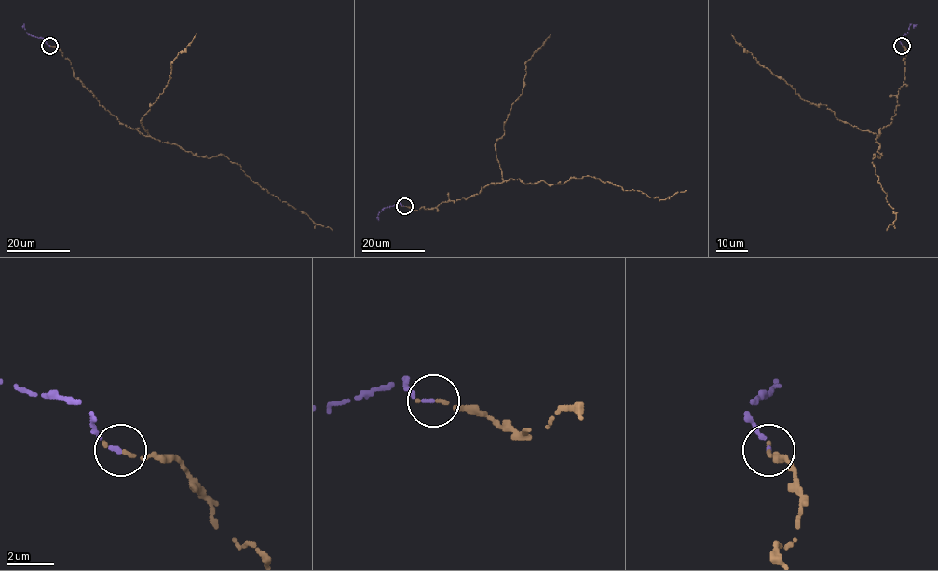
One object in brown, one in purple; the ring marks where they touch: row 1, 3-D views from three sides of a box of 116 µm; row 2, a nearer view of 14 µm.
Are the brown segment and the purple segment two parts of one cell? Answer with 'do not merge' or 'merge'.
merge

